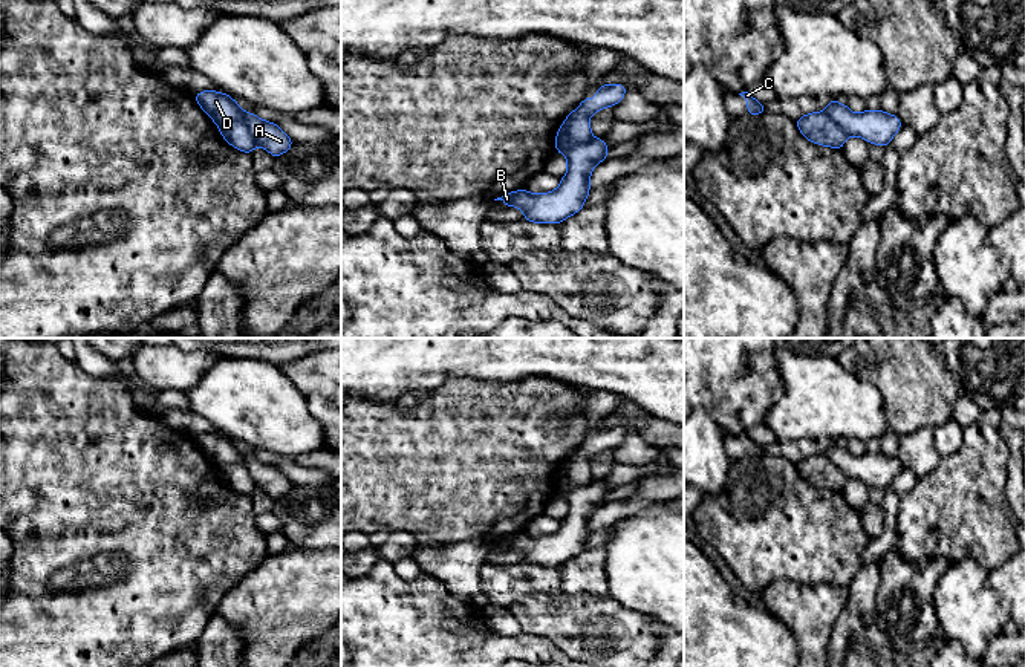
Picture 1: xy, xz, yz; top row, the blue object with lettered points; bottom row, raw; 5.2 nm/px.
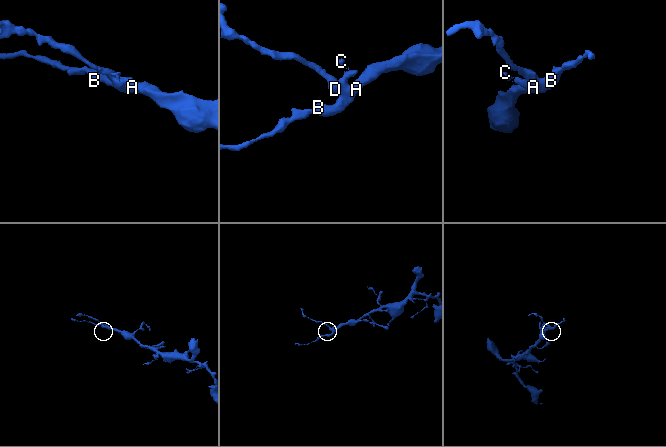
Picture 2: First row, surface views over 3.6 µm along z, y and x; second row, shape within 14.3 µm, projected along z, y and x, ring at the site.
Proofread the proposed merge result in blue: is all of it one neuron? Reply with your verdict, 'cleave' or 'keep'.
cleave

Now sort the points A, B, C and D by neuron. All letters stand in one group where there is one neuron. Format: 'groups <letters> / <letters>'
groups A B D / C

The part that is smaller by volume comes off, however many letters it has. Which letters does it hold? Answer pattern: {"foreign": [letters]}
{"foreign": ["C"]}

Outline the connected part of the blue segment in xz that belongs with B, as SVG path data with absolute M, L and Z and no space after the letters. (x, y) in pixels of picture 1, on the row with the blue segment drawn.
M561 125L555 136L555 151L568 159L568 173L561 177L560 187L551 193L532 194L526 190L511 191L494 200L506 207L523 210L523 219L535 223L560 223L584 207L591 191L589 177L597 162L604 162L609 147L603 138L587 144L574 144Z

